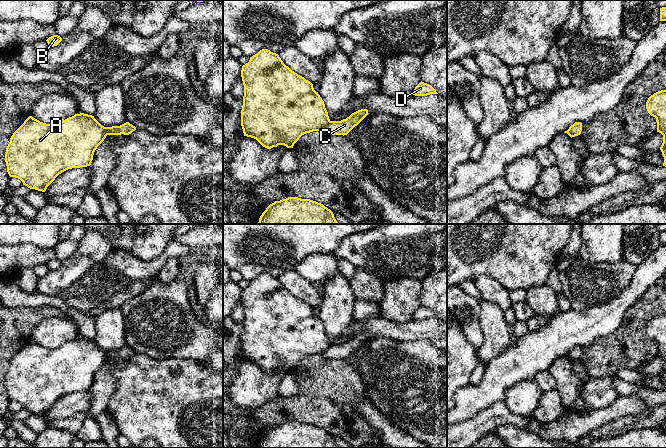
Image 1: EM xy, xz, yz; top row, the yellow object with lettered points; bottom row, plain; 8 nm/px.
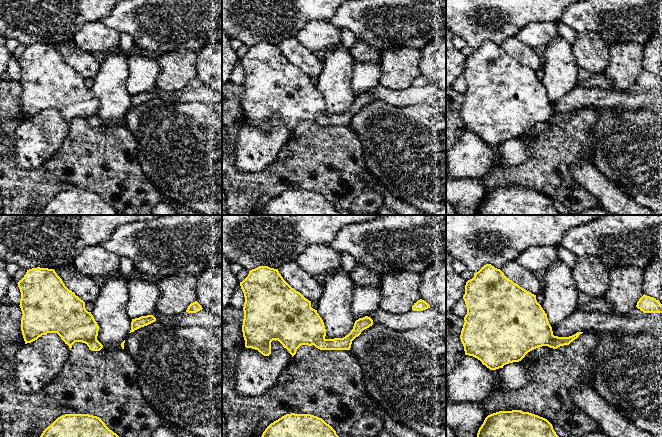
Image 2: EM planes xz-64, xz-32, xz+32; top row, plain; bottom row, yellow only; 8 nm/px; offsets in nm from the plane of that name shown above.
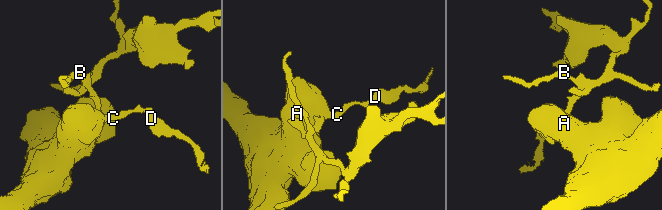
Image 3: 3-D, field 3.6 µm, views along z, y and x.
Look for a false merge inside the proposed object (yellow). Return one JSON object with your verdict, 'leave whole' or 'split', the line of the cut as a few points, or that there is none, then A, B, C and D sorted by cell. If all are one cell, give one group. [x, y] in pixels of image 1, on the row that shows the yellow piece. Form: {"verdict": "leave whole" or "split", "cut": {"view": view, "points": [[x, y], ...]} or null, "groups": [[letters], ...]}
{"verdict": "split", "cut": {"view": "xz", "points": [[330, 121], [319, 130]]}, "groups": [["A"], ["B", "C", "D"]]}

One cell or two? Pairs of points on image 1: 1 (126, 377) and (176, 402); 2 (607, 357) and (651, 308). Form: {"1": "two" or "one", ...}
{"1": "one", "2": "one"}

